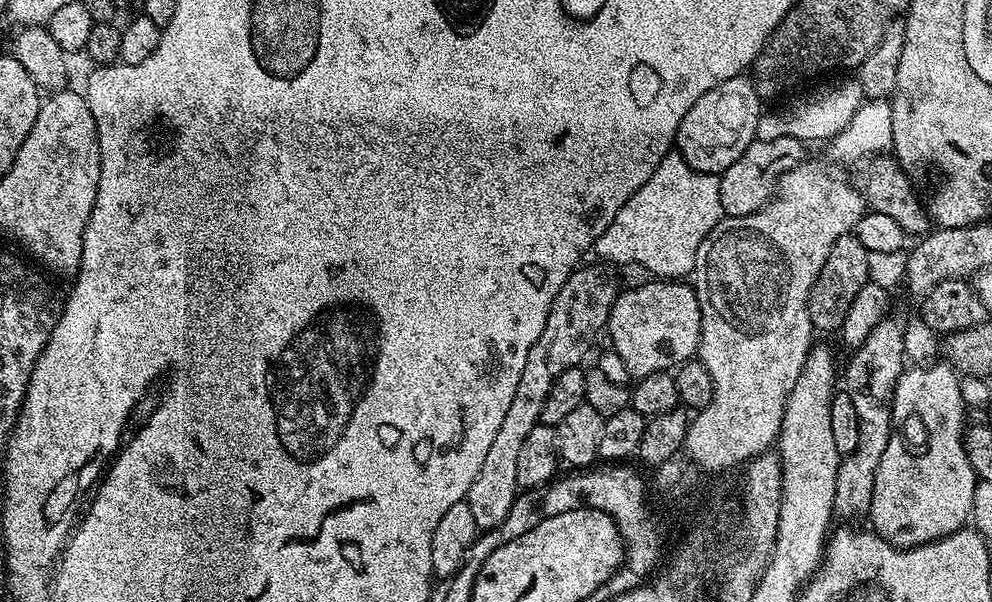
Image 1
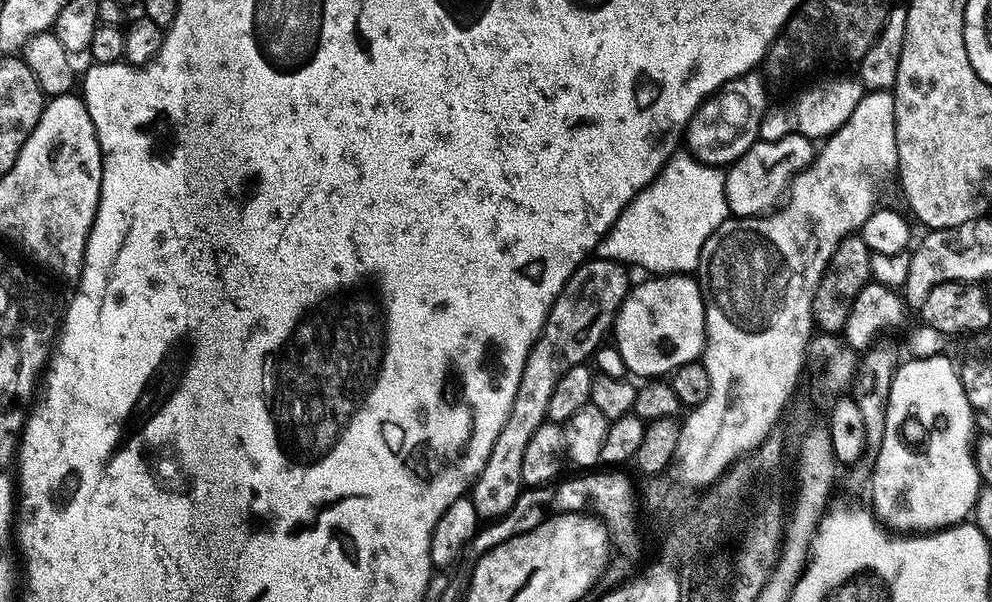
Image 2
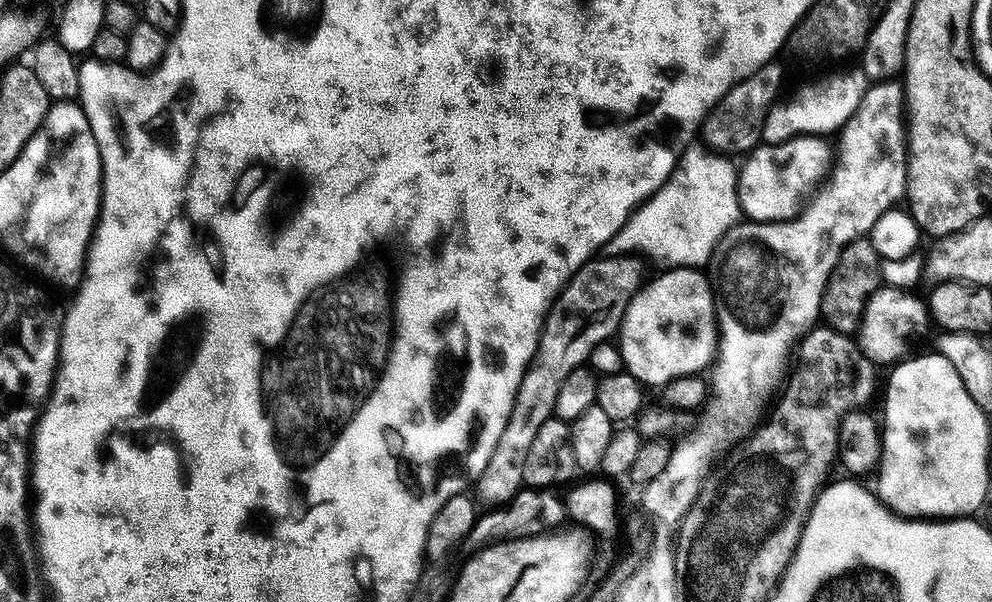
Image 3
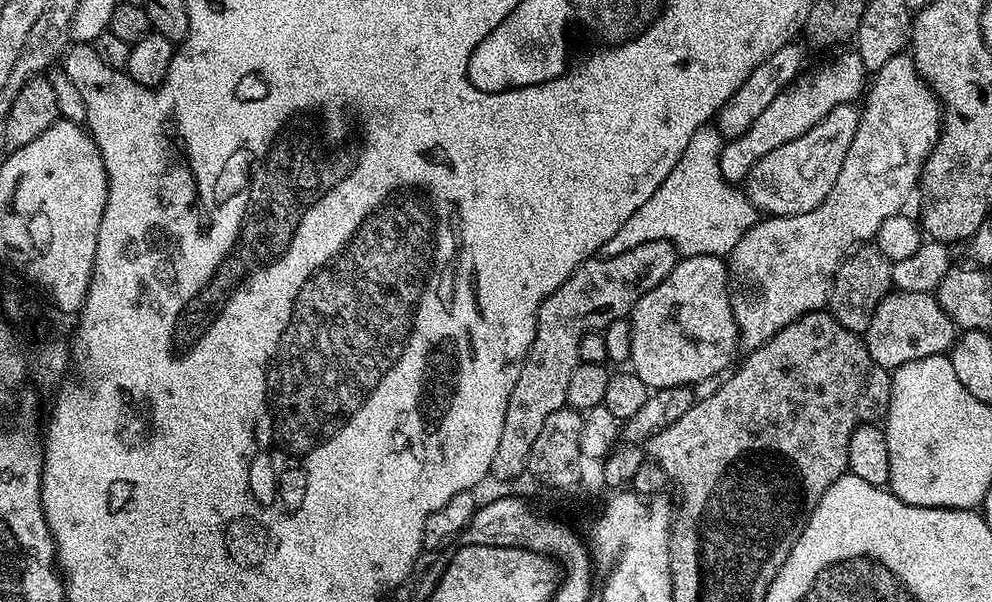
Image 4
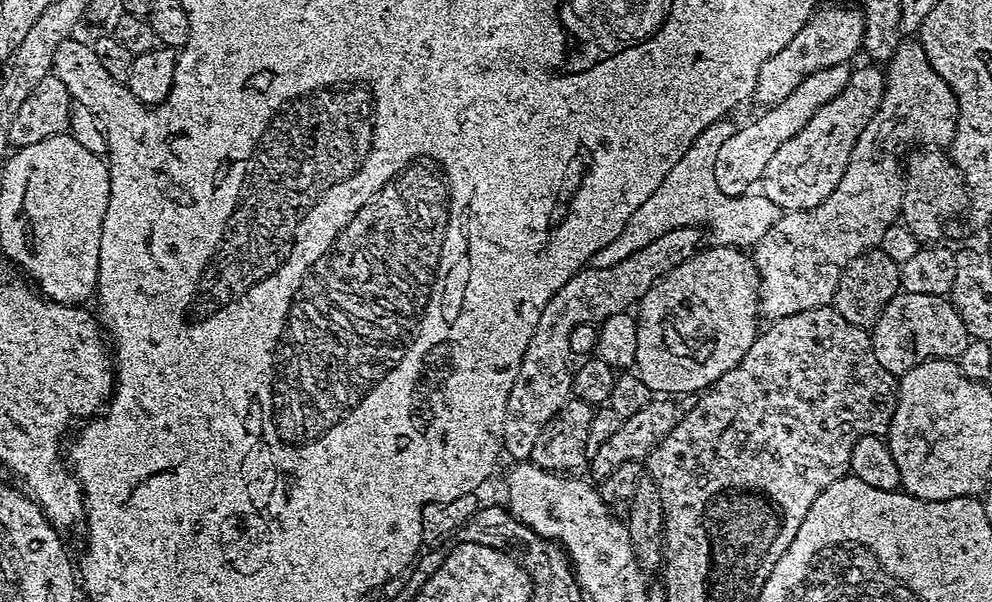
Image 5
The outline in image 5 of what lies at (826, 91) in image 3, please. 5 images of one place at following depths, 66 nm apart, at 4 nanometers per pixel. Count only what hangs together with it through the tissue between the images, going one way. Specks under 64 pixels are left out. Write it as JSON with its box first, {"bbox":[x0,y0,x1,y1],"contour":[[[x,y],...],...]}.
{"bbox":[714,63,851,197],"contour":[[[838,63],[836,66],[826,67],[825,70],[818,70],[800,82],[797,89],[788,94],[782,102],[763,109],[758,118],[733,133],[727,133],[718,148],[717,157],[714,158],[714,180],[719,192],[727,197],[747,195],[759,183],[776,146],[796,136],[821,106],[841,93],[849,84],[851,73],[849,63]]]}

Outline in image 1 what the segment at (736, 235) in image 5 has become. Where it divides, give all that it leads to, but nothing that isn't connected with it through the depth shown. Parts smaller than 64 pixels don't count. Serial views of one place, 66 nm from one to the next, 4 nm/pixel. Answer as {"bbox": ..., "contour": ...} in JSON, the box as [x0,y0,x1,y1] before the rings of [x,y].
{"bbox":[594,150,721,278],"contour":[[[673,150],[614,214],[614,222],[596,239],[594,252],[616,264],[641,264],[656,278],[684,278],[696,265],[698,246],[721,218],[719,179],[710,172],[696,172]]]}

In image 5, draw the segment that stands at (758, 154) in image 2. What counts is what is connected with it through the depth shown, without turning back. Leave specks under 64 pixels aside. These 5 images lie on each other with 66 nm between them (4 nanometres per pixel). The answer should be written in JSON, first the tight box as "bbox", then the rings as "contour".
{"bbox":[758,67,884,212],"contour":[[[879,67],[852,68],[849,84],[832,101],[826,102],[806,126],[789,141],[776,146],[758,183],[759,191],[784,212],[804,212],[818,206],[842,182],[846,162],[858,142],[858,134],[866,130],[866,122],[874,118],[884,93],[884,72]]]}

